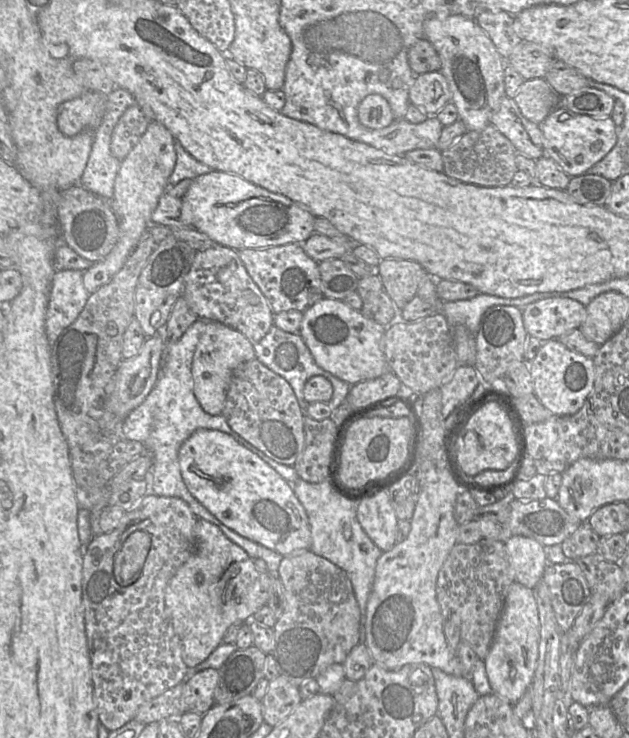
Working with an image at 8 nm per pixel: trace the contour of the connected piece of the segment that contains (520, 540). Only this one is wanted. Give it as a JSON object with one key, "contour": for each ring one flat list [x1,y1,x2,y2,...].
{"contour":[[506,535,503,538,514,581,534,588,547,566,545,547,532,538]]}

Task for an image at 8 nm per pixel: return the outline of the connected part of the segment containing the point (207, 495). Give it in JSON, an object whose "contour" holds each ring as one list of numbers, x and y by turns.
{"contour":[[198,429,181,445,178,458,190,494,223,525,282,556,310,549,308,516,292,485,231,436]]}

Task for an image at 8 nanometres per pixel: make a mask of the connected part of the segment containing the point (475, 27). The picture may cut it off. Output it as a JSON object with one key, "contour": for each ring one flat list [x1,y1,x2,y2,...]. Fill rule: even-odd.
{"contour":[[461,15,429,17,423,24,423,38,435,48,440,61,439,72,446,78,459,119,468,131,479,131,489,123,505,96,505,67,507,61,500,55,492,40,476,20]]}

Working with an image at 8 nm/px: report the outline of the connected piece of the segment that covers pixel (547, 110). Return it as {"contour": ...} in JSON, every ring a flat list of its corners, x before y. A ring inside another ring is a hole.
{"contour":[[535,78,524,81,513,100,527,120,541,125,559,106,561,96,551,88,545,78]]}

